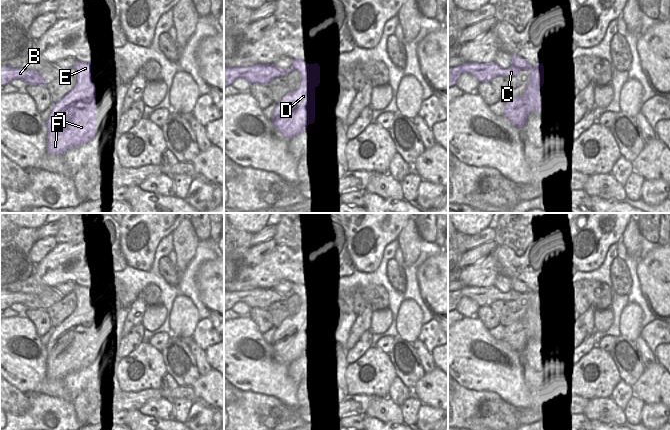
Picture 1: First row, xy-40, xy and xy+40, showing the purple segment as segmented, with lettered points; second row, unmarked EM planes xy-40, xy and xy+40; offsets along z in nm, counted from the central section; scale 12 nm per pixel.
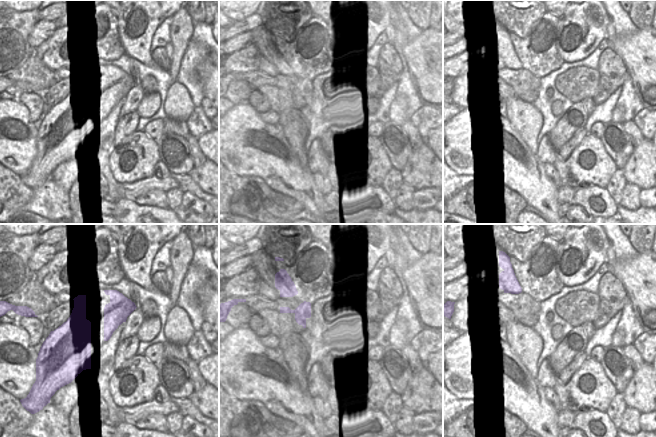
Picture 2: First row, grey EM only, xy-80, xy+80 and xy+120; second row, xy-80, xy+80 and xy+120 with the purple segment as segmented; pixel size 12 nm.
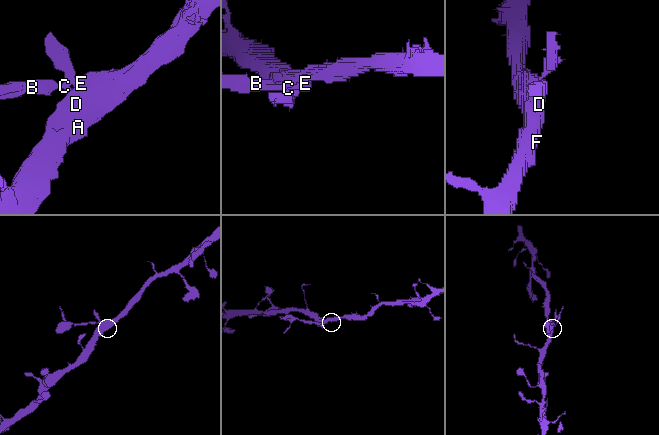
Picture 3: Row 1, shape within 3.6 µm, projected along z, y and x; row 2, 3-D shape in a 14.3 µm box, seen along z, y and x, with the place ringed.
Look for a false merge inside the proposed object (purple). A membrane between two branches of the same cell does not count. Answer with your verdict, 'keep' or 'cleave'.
cleave

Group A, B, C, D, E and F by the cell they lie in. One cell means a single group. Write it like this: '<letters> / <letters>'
A D E F / B C

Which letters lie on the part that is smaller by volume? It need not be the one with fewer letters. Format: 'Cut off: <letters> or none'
Cut off: B, C

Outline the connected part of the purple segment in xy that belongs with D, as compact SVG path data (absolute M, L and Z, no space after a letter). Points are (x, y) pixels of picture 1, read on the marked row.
M293 59L292 67L301 75L300 85L276 104L271 119L276 130L289 140L315 122L315 88L320 84L319 64Z

